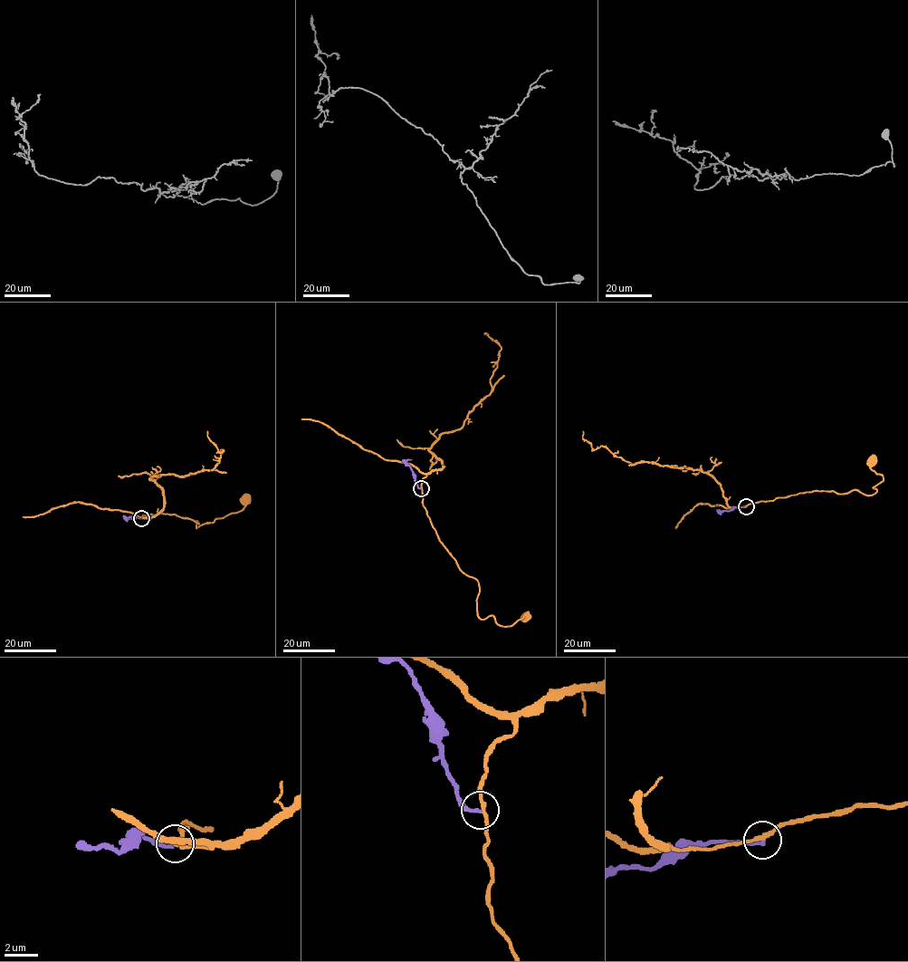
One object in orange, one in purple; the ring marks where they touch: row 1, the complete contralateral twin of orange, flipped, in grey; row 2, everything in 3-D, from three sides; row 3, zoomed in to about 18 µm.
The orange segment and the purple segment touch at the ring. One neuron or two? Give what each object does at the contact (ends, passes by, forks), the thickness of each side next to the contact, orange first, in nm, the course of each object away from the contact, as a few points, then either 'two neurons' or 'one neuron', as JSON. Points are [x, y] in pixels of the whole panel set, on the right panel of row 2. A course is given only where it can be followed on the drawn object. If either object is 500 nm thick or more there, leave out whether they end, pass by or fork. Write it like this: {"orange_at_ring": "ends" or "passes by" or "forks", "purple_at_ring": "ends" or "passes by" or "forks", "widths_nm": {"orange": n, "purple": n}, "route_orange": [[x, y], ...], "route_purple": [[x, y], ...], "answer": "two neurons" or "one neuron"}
{"orange_at_ring": "passes by", "purple_at_ring": "ends", "widths_nm": {"orange": 200, "purple": 220}, "route_orange": [[745, 506], [817, 491], [858, 490], [873, 495], [883, 476], [873, 470], [871, 461]], "route_purple": [[745, 506], [720, 512], [717, 509]], "answer": "two neurons"}

